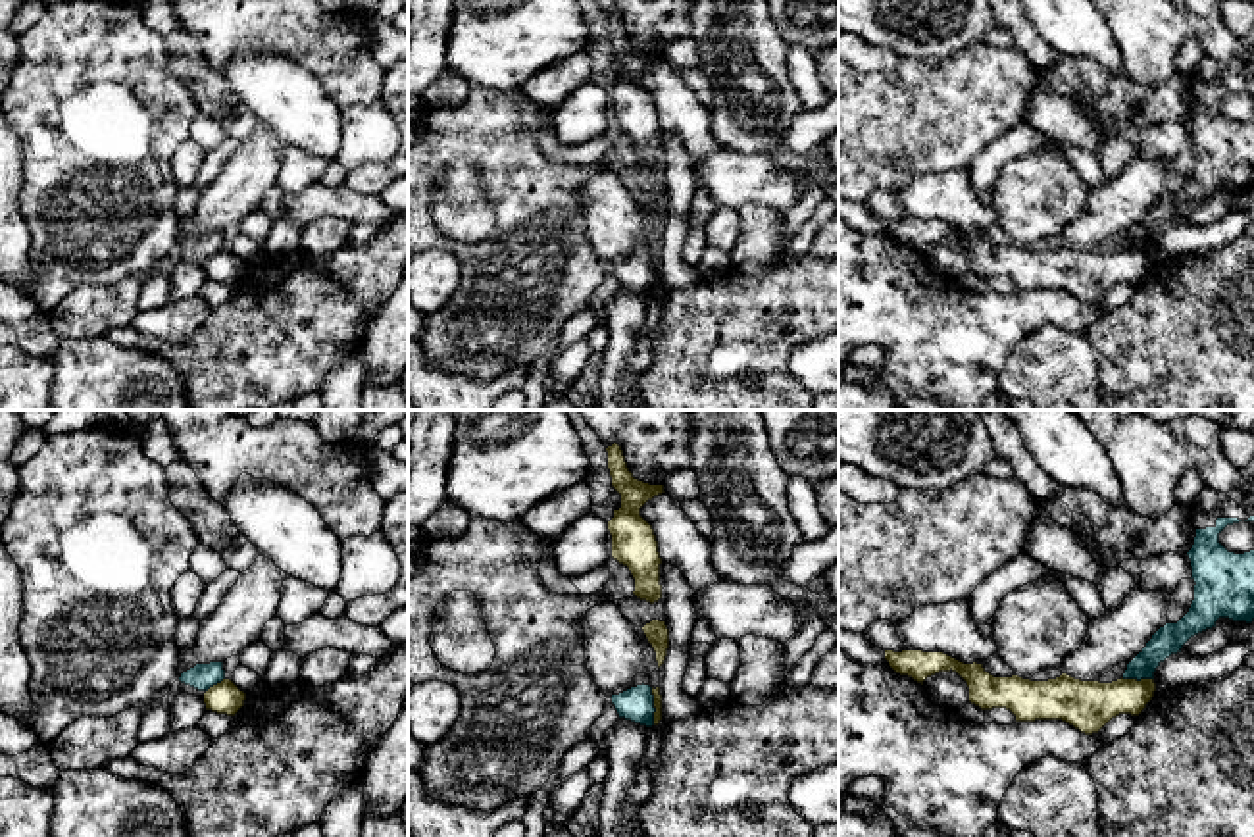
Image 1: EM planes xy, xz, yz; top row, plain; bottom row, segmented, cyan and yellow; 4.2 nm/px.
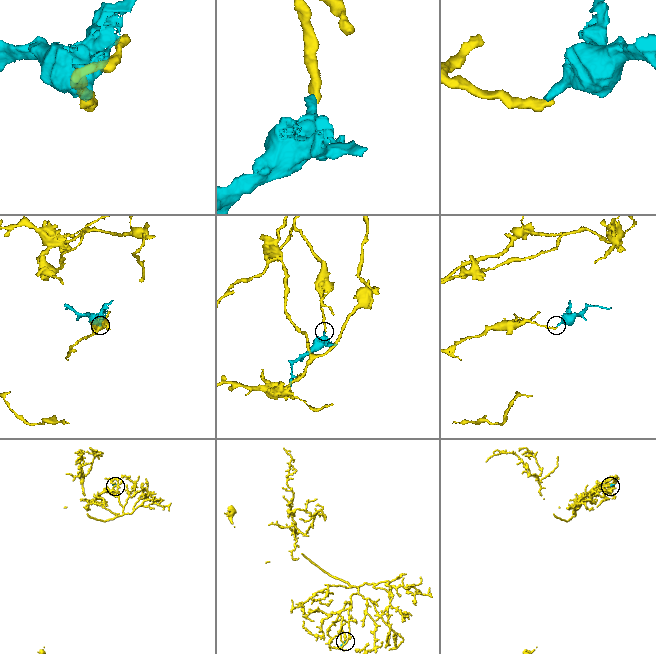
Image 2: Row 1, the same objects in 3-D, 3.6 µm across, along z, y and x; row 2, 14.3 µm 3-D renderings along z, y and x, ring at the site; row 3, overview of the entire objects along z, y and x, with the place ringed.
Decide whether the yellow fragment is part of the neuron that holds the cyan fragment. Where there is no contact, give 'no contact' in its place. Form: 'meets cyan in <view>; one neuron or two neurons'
meets cyan in xz; two neurons

